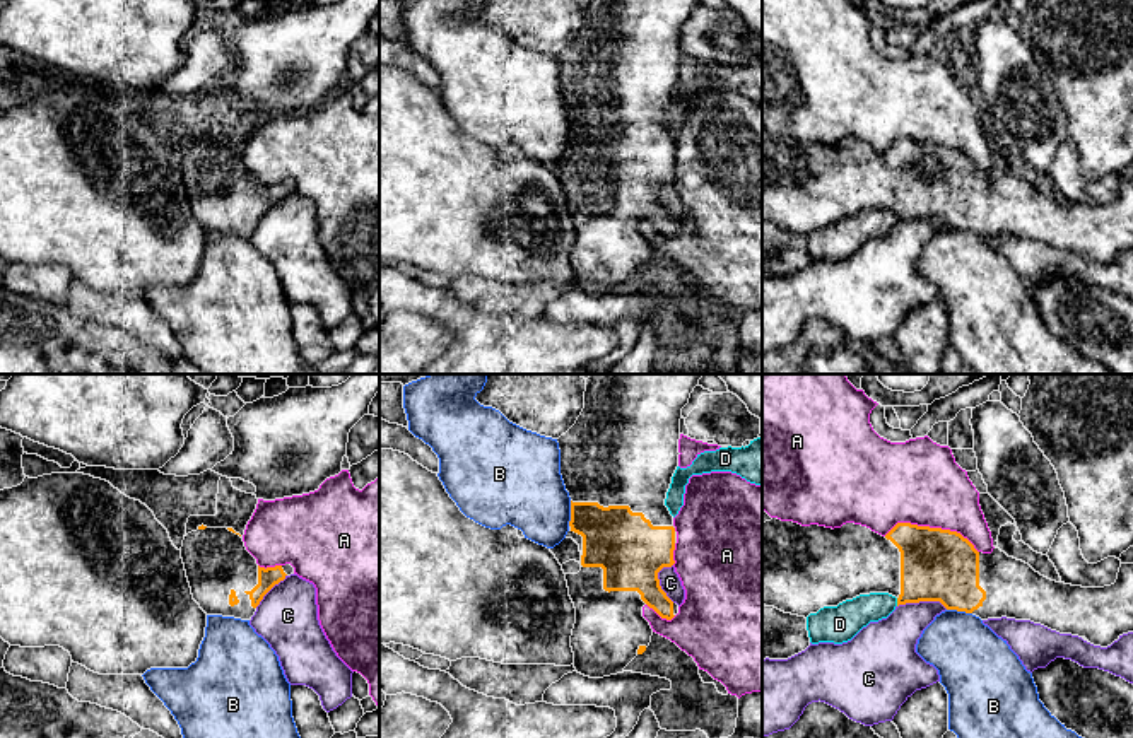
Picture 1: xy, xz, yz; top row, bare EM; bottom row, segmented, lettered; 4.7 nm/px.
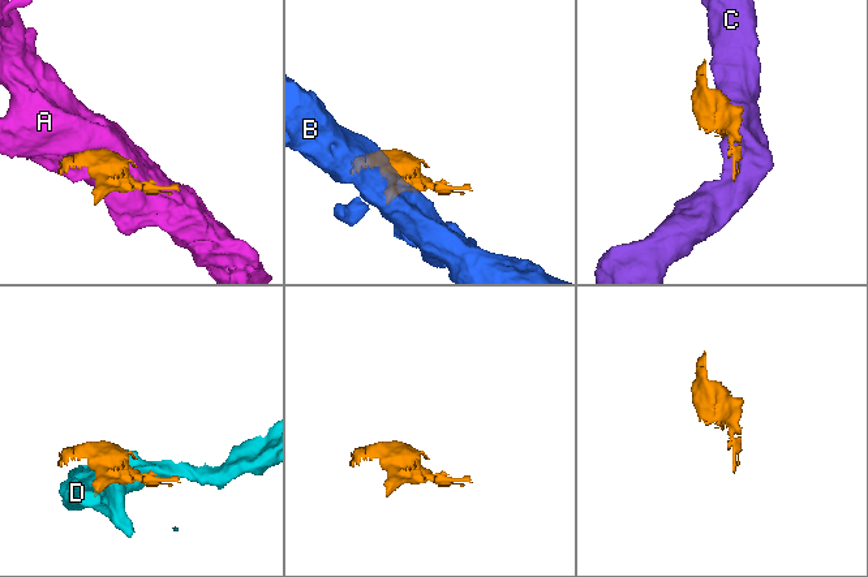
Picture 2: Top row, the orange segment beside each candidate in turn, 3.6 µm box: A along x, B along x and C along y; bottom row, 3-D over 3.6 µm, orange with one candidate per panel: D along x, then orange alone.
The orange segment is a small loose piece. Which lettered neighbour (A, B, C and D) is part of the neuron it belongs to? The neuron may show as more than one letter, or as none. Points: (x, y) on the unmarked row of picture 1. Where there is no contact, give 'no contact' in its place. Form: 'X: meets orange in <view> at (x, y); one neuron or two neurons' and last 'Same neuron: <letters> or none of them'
A: meets orange in yz at (932, 146); two neurons
B: meets orange in xz at (571, 130); two neurons
C: meets orange in yz at (923, 217); two neurons
D: meets orange in yz at (898, 219); two neurons
Same neuron: none of them

